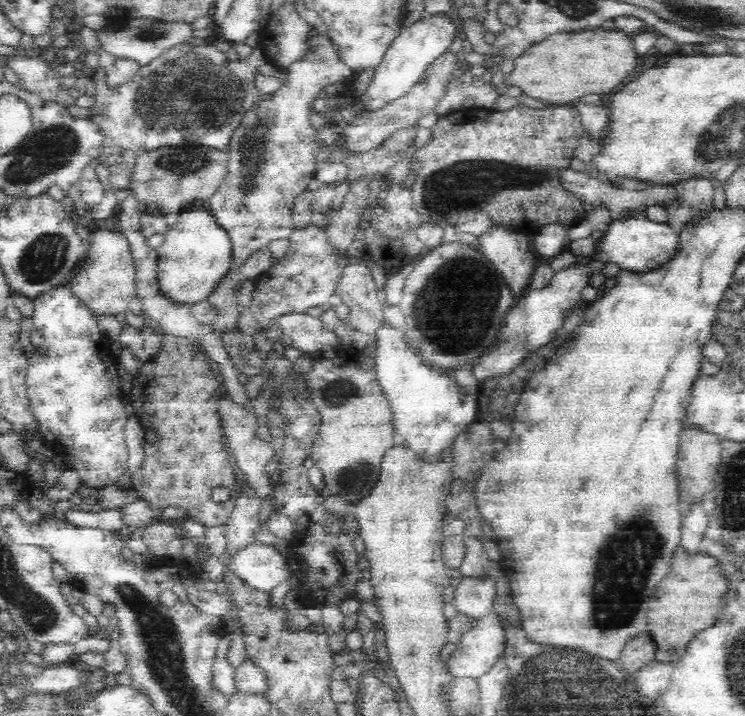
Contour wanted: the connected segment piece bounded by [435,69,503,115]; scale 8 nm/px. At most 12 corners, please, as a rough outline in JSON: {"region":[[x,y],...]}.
{"region":[[491,69],[473,79],[468,70],[452,78],[435,113],[464,109],[468,99],[493,109],[503,94],[492,85]]}

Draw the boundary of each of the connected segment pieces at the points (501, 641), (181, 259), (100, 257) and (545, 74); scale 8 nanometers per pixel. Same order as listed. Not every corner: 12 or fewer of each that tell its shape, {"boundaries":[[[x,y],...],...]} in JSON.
{"boundaries":[[[490,612],[473,621],[446,663],[448,677],[478,679],[503,656]],[[195,203],[157,248],[174,305],[205,302],[232,268],[230,238]],[[94,232],[67,281],[94,317],[116,316],[136,298],[129,244]],[[551,34],[513,60],[504,84],[570,105],[627,82],[630,35]]]}

